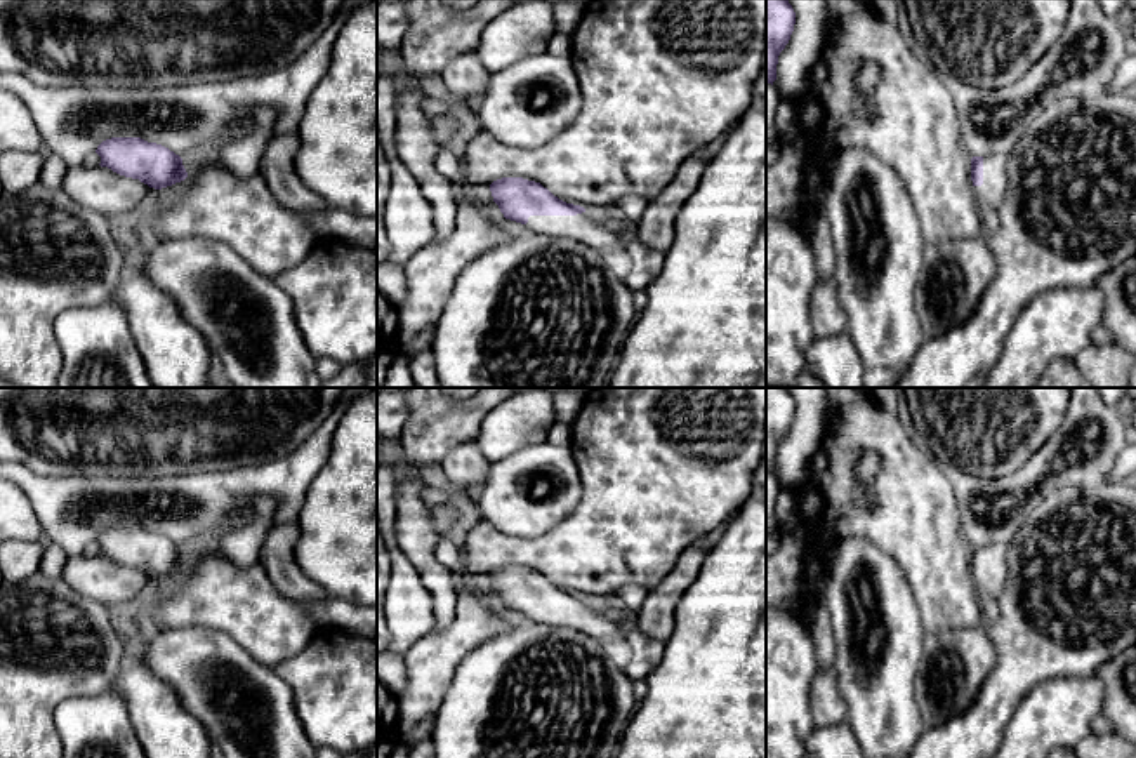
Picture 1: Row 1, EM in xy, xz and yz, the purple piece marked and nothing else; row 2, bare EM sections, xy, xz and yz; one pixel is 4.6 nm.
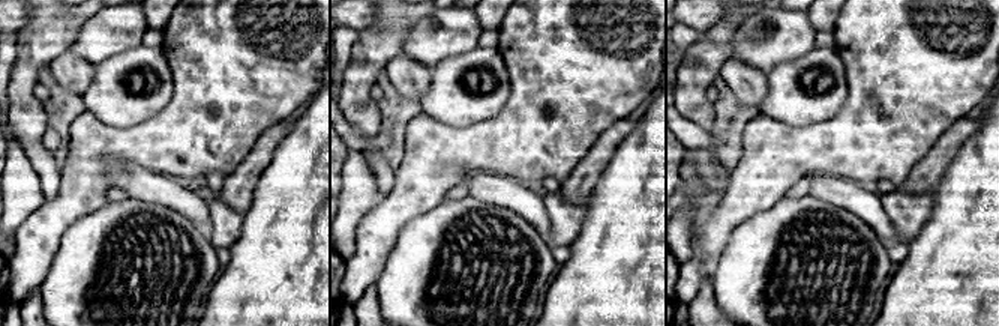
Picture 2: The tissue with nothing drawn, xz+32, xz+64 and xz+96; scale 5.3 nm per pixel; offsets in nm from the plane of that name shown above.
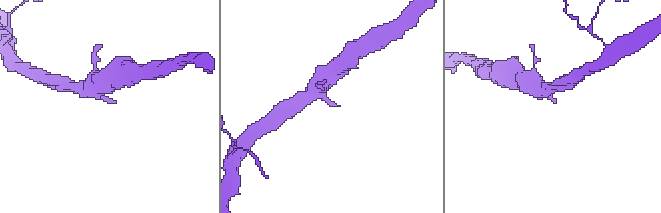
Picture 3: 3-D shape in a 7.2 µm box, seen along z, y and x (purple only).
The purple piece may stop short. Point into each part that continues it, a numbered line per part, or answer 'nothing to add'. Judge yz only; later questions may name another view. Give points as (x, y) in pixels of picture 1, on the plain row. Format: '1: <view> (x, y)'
1: yz (990, 583)

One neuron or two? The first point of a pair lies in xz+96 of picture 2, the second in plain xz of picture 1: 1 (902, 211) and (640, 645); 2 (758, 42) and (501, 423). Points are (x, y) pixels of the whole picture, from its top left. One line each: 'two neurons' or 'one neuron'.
1: one neuron
2: one neuron

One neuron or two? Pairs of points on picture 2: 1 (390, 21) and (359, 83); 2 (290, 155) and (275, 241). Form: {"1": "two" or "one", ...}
{"1": "one", "2": "one"}

